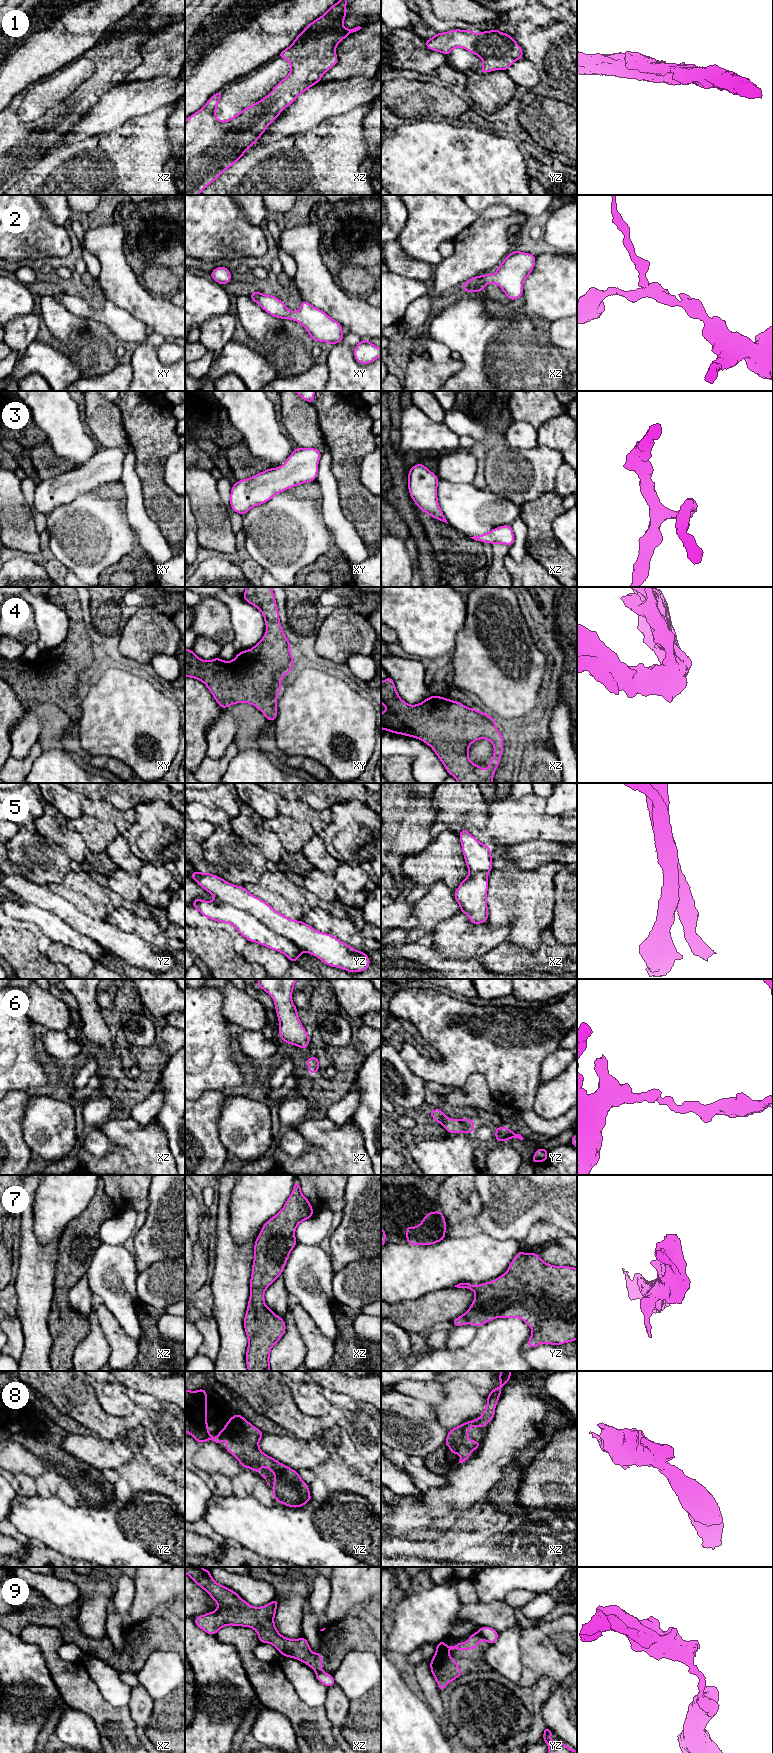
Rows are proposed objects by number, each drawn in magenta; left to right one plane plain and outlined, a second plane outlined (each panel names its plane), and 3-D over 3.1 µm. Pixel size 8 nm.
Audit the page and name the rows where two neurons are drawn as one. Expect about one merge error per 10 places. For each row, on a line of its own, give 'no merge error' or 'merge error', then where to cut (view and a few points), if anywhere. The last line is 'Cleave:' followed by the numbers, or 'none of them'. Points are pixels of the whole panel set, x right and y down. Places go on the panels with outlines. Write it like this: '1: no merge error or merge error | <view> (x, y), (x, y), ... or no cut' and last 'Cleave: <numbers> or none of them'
1: no merge error | no cut
2: no merge error | no cut
3: no merge error | no cut
4: no merge error | no cut
5: no merge error | no cut
6: no merge error | no cut
7: no merge error | no cut
8: no merge error | no cut
9: merge error | yz (478, 1631), (485, 1639)
Cleave: 9

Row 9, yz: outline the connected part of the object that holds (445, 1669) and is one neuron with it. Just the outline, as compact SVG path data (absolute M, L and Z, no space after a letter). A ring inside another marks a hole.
M475 1632L466 1643L459 1642L454 1646L446 1646L445 1639L436 1644L436 1652L430 1661L430 1670L434 1675L439 1691L443 1691L447 1685L454 1679L462 1676L462 1671L457 1664L457 1661L451 1658L447 1653L448 1650L458 1649L460 1651L468 1651L469 1649L477 1649L478 1643L485 1641L485 1638L479 1633Z

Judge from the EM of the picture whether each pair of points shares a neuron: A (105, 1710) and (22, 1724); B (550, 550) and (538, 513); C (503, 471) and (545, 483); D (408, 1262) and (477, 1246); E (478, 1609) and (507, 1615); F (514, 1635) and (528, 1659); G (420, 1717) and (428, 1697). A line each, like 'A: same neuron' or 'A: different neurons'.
A: different neurons
B: same neuron
C: same neuron
D: same neuron
E: same neuron
F: different neurons
G: different neurons

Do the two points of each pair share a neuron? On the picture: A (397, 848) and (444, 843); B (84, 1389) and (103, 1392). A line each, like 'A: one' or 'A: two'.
A: two
B: two

